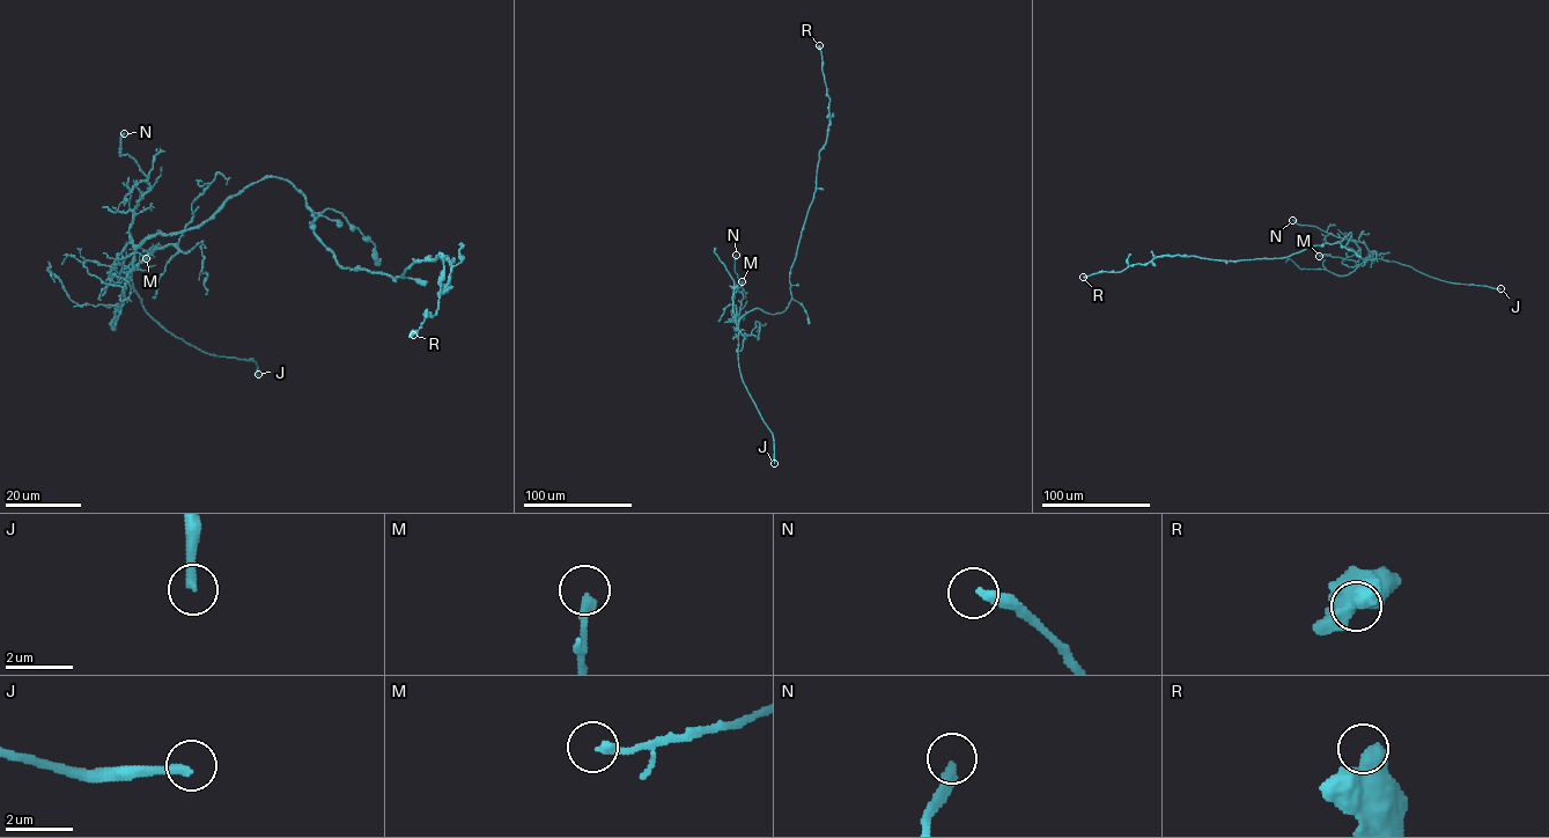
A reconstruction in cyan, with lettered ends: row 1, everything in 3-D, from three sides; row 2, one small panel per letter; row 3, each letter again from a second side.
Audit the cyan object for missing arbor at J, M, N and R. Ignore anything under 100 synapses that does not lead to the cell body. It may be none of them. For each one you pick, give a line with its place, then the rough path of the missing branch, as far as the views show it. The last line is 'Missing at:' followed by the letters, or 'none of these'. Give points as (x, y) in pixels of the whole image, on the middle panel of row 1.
J: Place: (774, 463). Course of what is missing: (774, 463), (768, 501)
Missing at: J

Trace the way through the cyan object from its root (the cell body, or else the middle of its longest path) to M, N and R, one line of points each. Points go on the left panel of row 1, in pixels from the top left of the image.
M: (311, 222), (307, 198), (265, 177), (194, 227), (131, 241), (108, 273), (131, 254), (146, 258)
N: (311, 222), (307, 198), (265, 177), (198, 226), (135, 245), (133, 210), (150, 185), (119, 153), (124, 133)
R: (311, 222), (344, 267), (400, 278), (414, 259), (437, 256), (450, 262), (450, 287), (413, 335)

